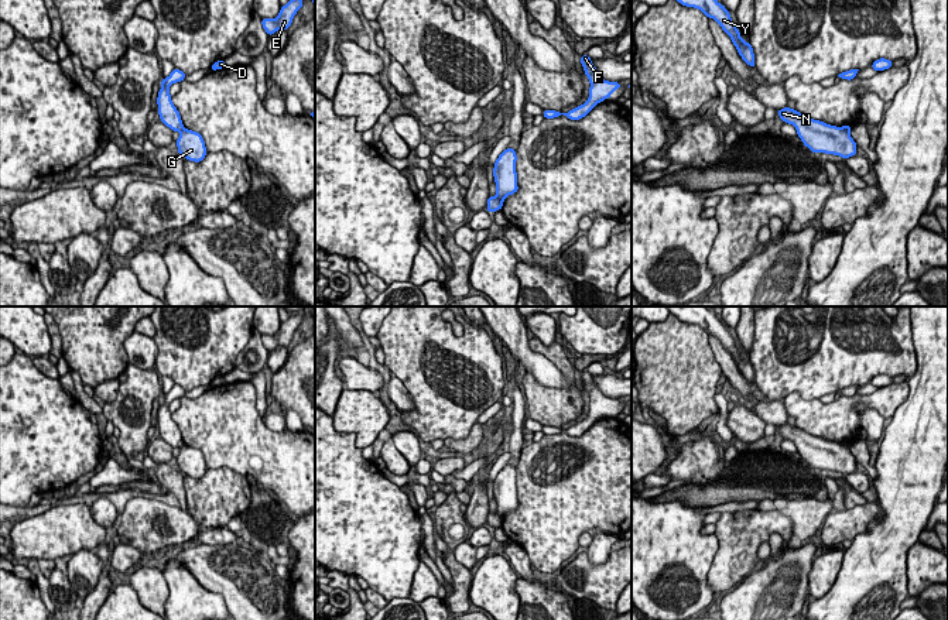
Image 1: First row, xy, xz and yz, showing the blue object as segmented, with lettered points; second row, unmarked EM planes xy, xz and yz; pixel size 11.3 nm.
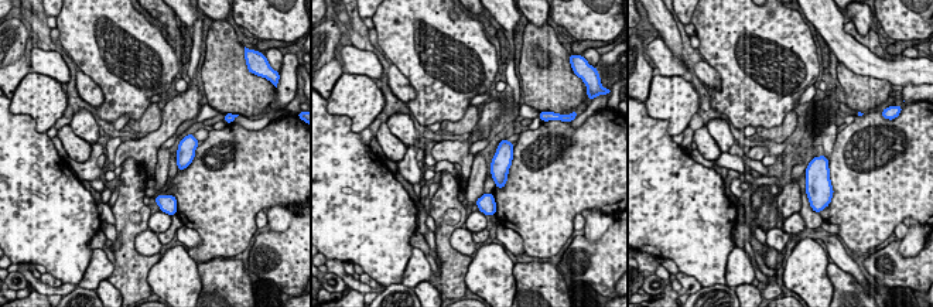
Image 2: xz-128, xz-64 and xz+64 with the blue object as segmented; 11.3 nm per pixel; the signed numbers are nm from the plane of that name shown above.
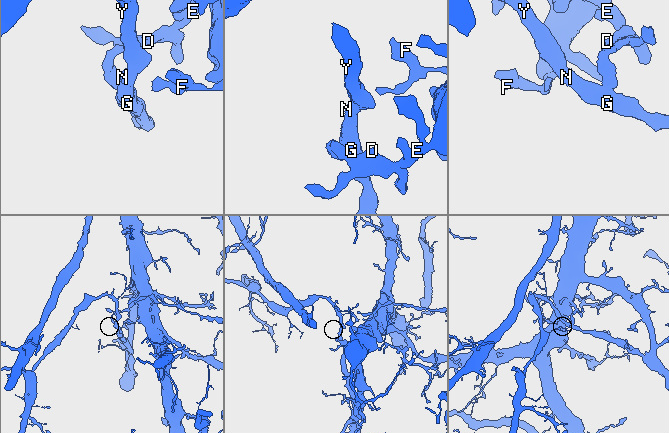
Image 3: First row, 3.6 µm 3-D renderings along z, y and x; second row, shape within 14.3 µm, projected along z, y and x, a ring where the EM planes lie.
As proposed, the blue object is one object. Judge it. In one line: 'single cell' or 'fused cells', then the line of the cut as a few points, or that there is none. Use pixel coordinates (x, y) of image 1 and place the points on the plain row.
fused cells; cut xz (496, 510), (502, 521)

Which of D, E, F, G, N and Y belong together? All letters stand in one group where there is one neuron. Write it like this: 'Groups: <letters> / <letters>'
Groups: D E F / G N Y

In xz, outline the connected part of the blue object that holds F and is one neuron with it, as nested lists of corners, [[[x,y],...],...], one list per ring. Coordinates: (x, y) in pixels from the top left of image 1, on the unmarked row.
[[[585,370],[581,373],[581,381],[583,383],[583,388],[589,395],[589,414],[588,417],[569,427],[568,429],[557,428],[557,427],[543,427],[544,435],[554,435],[559,432],[567,432],[569,436],[581,436],[585,434],[598,419],[605,415],[610,415],[610,411],[615,410],[616,405],[620,405],[622,401],[619,398],[605,397],[596,387],[592,380],[592,376]]]

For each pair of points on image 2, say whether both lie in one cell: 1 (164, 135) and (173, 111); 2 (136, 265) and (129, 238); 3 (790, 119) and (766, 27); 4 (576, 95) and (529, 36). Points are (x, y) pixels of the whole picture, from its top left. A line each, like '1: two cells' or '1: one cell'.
1: one cell
2: one cell
3: two cells
4: one cell

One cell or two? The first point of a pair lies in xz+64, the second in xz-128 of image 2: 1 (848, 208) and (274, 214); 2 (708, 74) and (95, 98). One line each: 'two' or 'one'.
1: two
2: one

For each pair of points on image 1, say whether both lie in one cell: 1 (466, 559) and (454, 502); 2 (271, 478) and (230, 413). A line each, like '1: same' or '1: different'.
1: different
2: same

